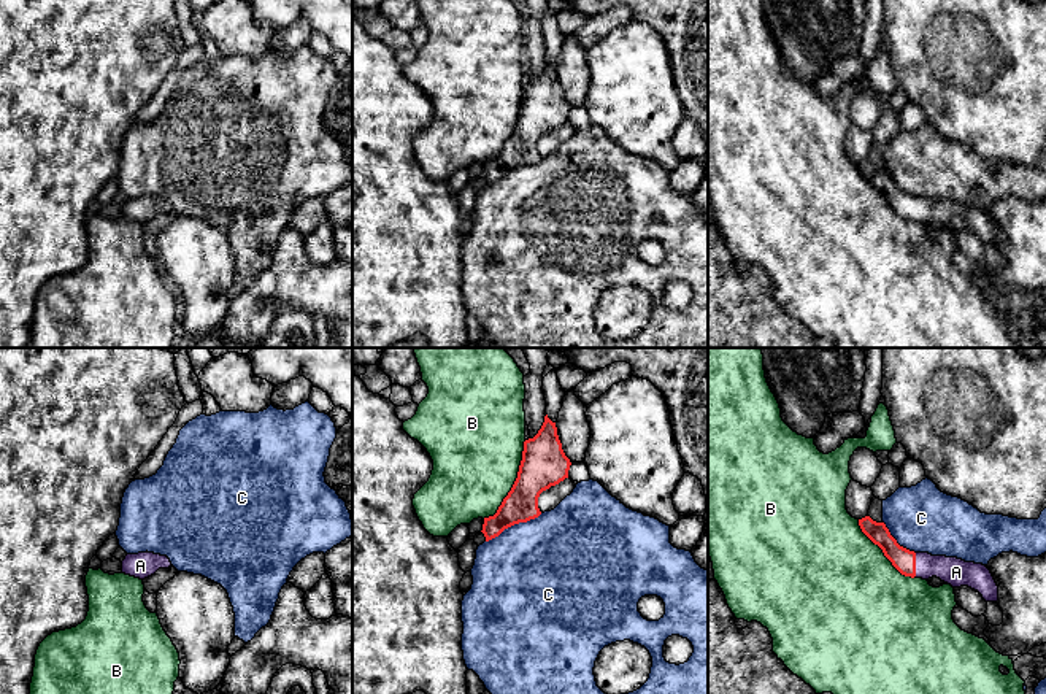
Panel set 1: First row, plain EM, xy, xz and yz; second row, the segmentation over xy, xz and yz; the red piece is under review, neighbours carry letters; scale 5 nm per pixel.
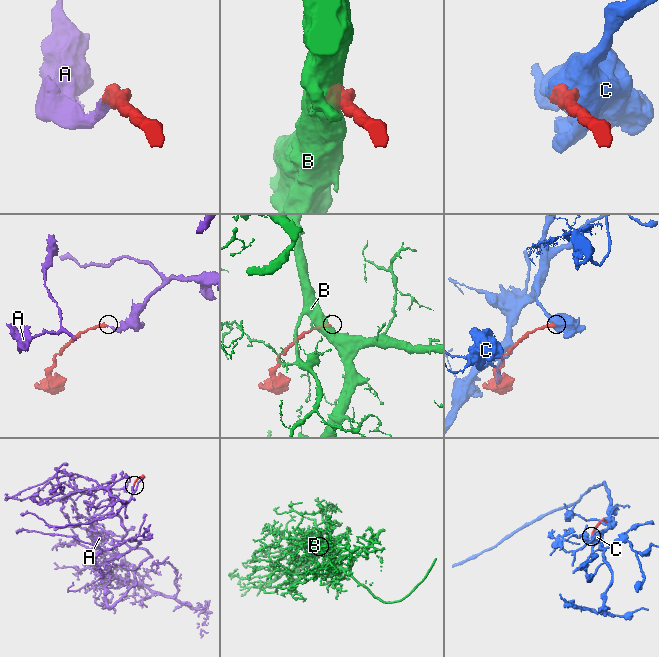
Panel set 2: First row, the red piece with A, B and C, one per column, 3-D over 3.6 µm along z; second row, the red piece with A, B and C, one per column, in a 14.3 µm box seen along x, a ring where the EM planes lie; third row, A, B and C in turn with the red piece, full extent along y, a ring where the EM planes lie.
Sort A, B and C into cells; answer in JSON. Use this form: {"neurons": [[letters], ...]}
{"neurons": [["A"], ["B"], ["C"]]}

